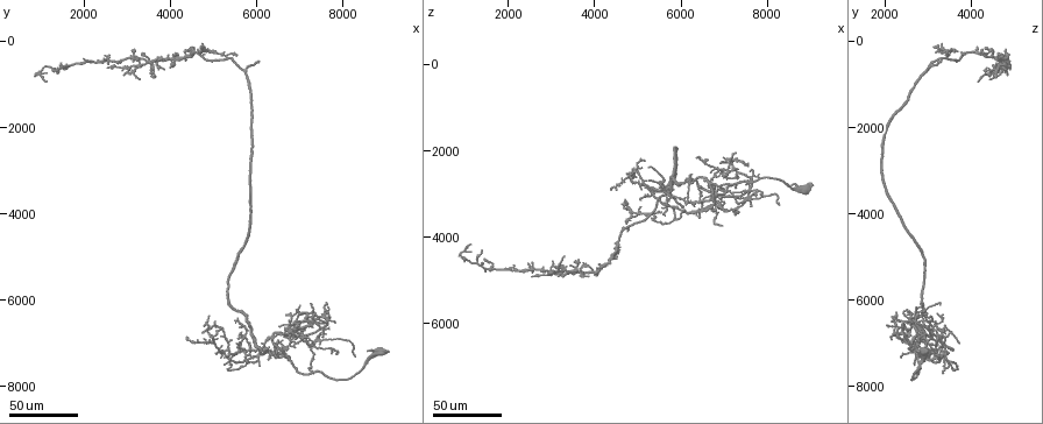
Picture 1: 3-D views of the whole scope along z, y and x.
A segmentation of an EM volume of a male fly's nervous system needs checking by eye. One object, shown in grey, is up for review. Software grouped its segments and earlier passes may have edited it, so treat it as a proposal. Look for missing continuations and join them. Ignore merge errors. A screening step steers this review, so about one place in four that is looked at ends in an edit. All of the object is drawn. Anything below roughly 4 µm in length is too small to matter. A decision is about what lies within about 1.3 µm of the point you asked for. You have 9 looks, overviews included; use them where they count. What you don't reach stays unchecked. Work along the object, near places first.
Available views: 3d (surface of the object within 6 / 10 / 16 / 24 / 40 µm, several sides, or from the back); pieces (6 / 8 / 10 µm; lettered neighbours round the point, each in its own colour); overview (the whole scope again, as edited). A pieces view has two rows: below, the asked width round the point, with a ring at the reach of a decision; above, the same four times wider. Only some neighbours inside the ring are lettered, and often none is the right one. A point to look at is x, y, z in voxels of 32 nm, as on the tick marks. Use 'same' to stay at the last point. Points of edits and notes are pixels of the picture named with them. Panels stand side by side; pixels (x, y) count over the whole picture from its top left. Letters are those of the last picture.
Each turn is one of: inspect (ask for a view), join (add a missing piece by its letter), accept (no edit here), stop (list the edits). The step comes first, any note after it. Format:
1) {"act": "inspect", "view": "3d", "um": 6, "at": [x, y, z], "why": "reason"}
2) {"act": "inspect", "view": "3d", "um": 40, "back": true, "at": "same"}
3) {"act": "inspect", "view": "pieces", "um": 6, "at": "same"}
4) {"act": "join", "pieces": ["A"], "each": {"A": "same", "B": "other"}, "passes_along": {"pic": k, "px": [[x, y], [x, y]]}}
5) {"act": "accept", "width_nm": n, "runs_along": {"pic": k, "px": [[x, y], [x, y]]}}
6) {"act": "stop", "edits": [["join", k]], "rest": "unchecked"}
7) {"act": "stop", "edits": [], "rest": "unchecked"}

{"act": "inspect", "view": "3d", "um": 24, "at": [7900, 7300, 3000], "why": "branch stops here"}

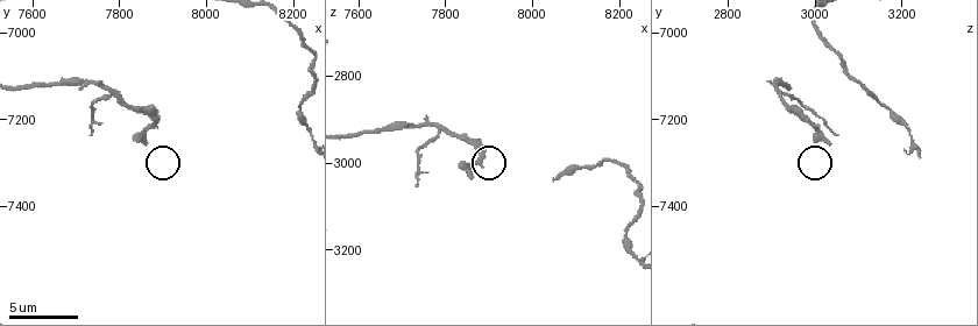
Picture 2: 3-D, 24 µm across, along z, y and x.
{"act": "inspect", "view": "3d", "um": 10, "at": [7855, 7250, 3035]}

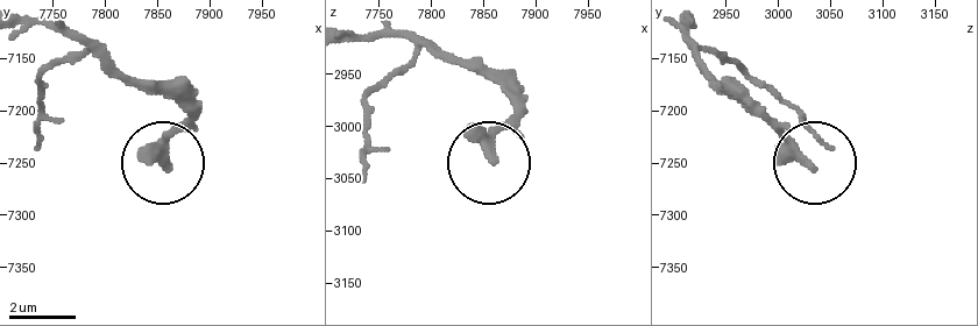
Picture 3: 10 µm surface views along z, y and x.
{"act": "inspect", "view": "pieces", "um": 6, "at": [7856, 7254, 3032]}

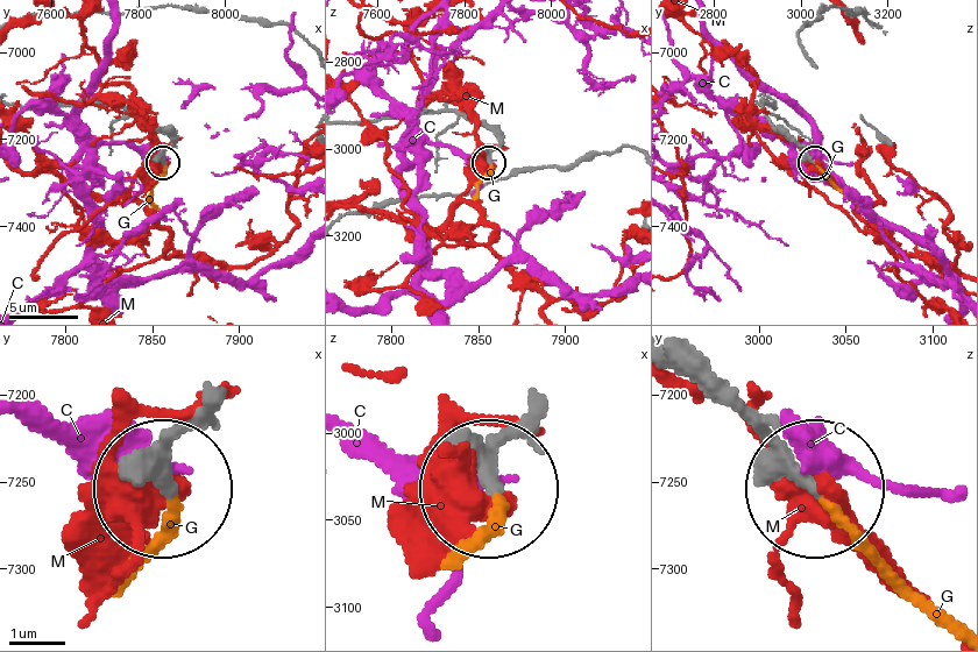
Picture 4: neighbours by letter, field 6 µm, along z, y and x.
{"act": "join", "pieces": ["G"], "width_nm": 220, "each": {"C": "other", "G": "same", "M": "other"}, "passes_along": {"pic": 4, "px": [[512, 433], [486, 544]]}, "found": "the cell continues"}

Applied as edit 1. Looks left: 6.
{"act": "inspect", "view": "3d", "um": 24, "at": [5200, 7300, 3050], "why": "thin end"}

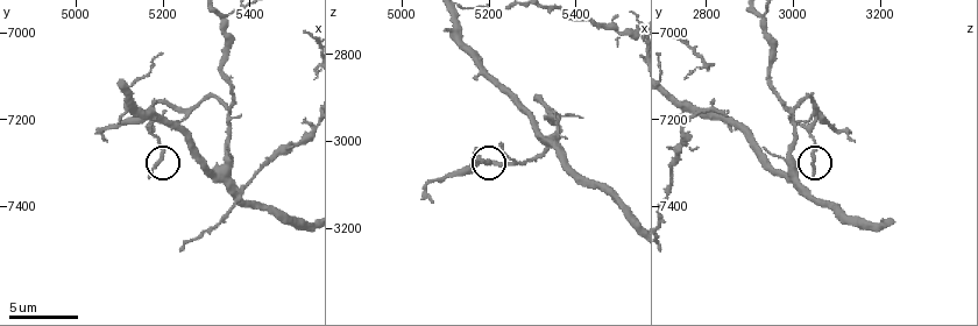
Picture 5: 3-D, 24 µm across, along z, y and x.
{"act": "inspect", "view": "pieces", "um": 10, "at": [5170, 7330, 3045]}

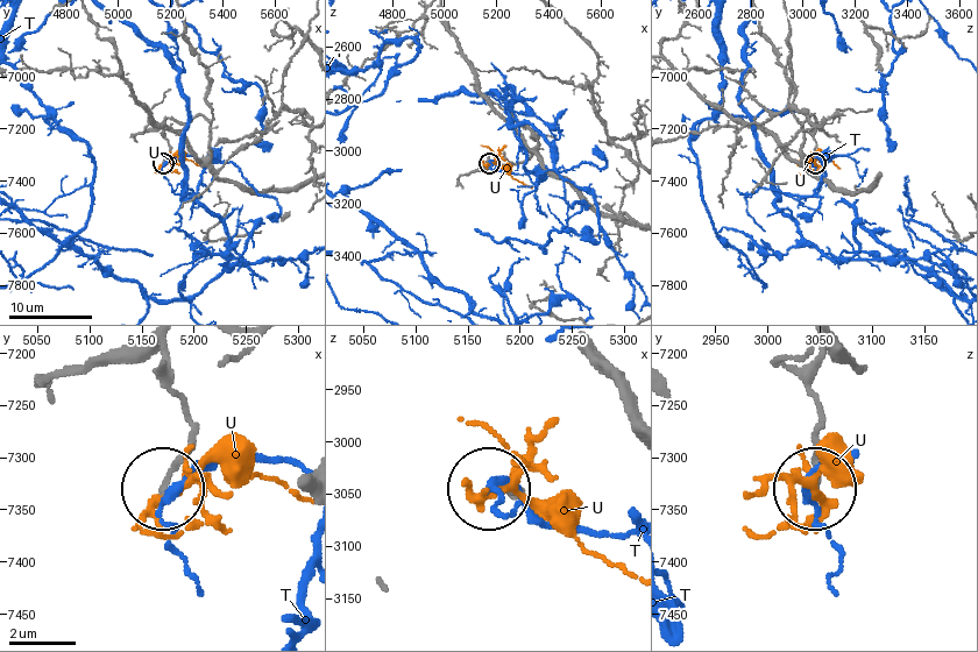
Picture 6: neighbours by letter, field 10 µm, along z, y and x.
{"act": "accept", "width_nm": 150, "each": {"T": "other", "U": "other"}, "found": "none of them fits"}

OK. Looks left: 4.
{"act": "inspect", "view": "3d", "um": 40, "at": [2550, 600, 4850], "why": "long arm stops here"}

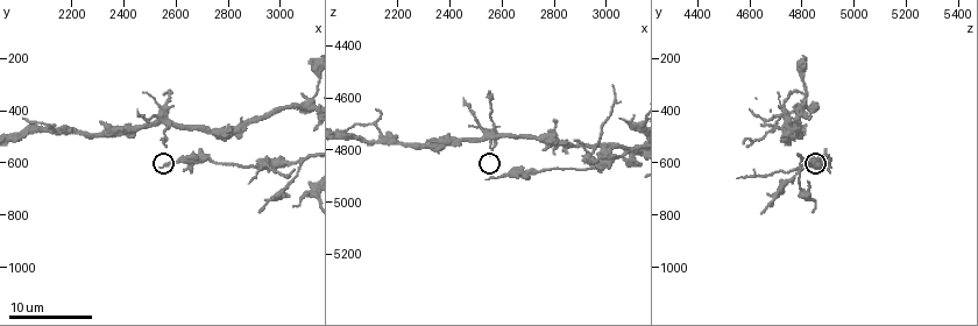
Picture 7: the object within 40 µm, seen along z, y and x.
{"act": "inspect", "view": "3d", "um": 10, "at": [2550, 610, 4910], "why": "zoom in"}

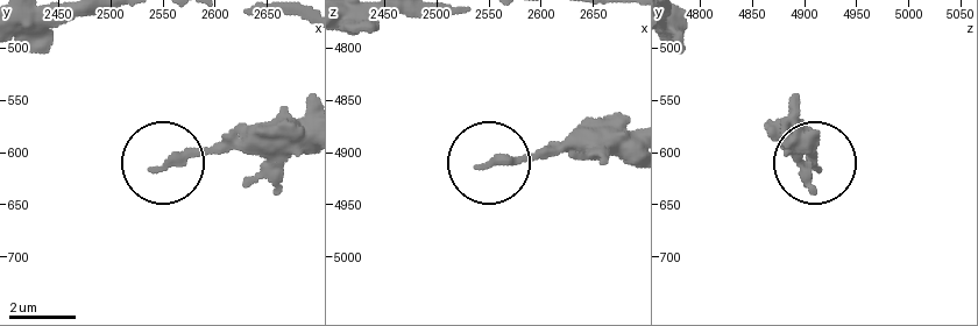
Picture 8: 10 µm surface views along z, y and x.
{"act": "inspect", "view": "pieces", "um": 10, "at": [2542, 618, 4914], "why": "see the neighbours"}

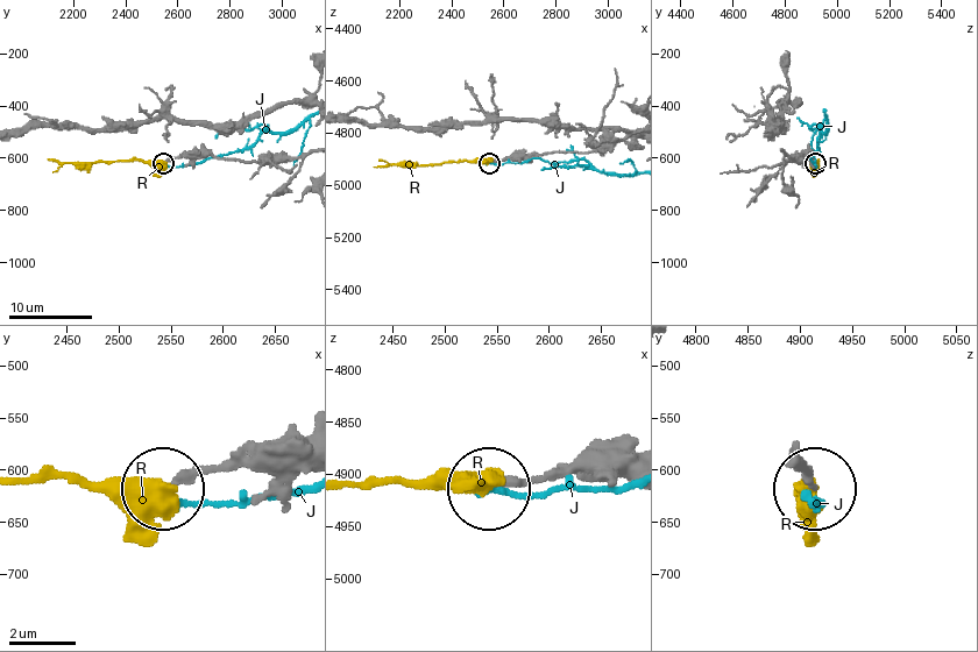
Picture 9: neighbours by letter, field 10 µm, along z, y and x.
{"act": "accept", "width_nm": 180, "each": {"J": "other", "R": "other"}, "found": "no lettered piece goes on from it"}

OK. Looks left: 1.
{"act": "stop", "edits": [["join", 4]], "rest": "unchecked"}

